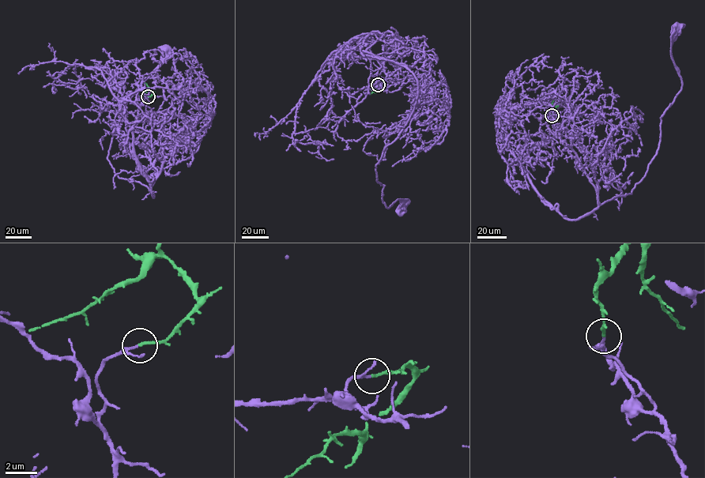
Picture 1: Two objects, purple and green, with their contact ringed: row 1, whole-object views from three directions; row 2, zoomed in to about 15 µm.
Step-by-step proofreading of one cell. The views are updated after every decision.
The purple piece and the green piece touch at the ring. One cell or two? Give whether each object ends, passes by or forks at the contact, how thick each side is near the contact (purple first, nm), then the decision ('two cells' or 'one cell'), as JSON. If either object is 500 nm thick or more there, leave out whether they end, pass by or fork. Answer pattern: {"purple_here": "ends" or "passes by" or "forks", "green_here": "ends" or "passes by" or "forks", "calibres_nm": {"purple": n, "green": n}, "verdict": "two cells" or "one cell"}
{"purple_here": "passes by", "green_here": "ends", "calibres_nm": {"purple": 120, "green": 170}, "verdict": "one cell"}

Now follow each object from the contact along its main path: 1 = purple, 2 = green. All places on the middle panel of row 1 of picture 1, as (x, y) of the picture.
1: (378, 84), (363, 50), (416, 80), (412, 112), (375, 168), (386, 206), (402, 205)
2: (378, 84), (381, 84), (370, 94)

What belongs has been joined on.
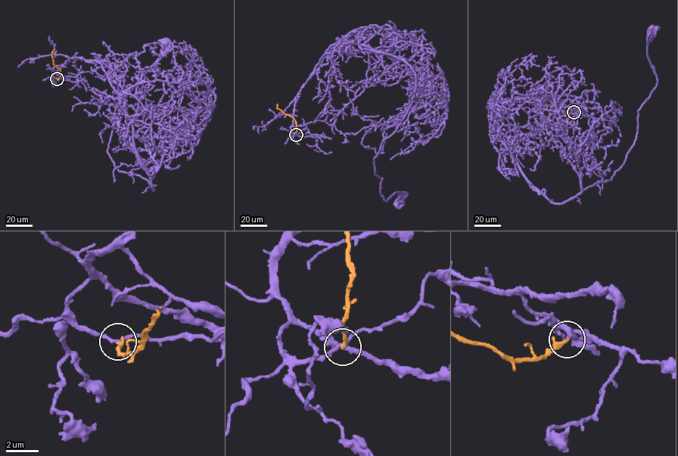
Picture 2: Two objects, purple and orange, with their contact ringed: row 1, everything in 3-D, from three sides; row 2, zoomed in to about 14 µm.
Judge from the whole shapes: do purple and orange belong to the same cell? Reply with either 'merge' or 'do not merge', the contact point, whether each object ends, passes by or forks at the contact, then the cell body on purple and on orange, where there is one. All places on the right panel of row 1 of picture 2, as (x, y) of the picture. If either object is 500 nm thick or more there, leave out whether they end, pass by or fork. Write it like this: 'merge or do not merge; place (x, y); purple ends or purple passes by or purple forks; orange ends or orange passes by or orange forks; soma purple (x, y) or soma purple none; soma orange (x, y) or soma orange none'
do not merge; place (573, 112); purple passes by; orange ends; soma purple (651, 30); soma orange none

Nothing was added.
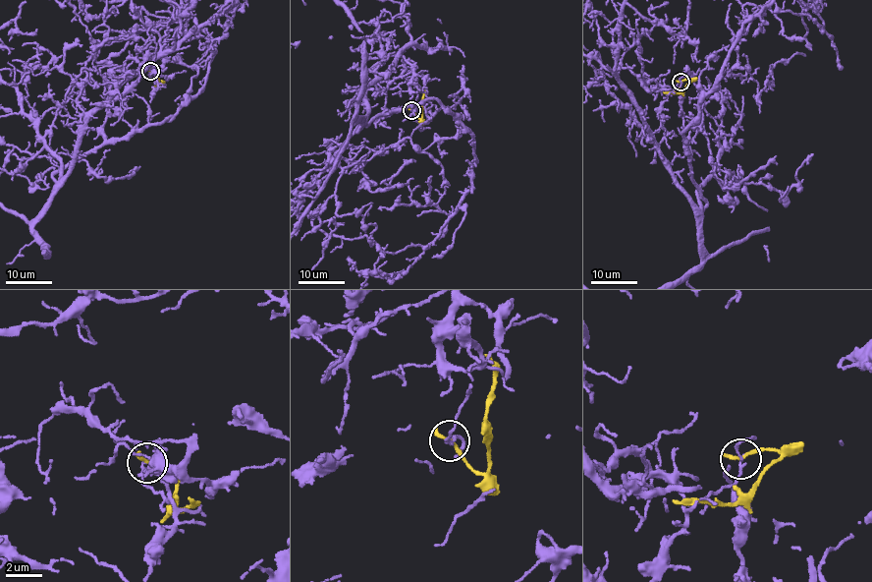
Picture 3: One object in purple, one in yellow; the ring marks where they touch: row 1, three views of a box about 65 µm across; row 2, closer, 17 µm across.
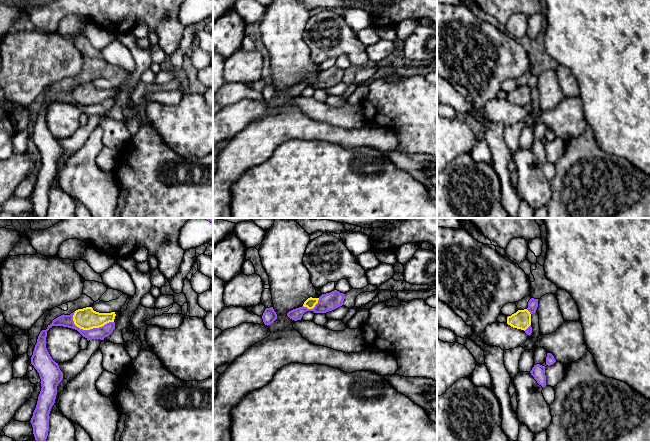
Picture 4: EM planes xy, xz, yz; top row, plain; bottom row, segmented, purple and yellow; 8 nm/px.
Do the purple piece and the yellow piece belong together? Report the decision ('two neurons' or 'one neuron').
two neurons

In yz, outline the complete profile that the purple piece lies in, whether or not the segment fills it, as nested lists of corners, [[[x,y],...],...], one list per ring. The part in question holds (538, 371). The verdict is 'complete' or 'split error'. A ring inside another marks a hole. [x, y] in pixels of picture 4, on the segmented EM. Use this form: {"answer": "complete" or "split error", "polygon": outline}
{"answer": "complete", "polygon": [[[536,364],[536,365],[534,365],[534,367],[530,371],[530,373],[539,385],[541,385],[542,387],[545,387],[547,385],[546,384],[546,375],[545,375],[545,366]]]}

